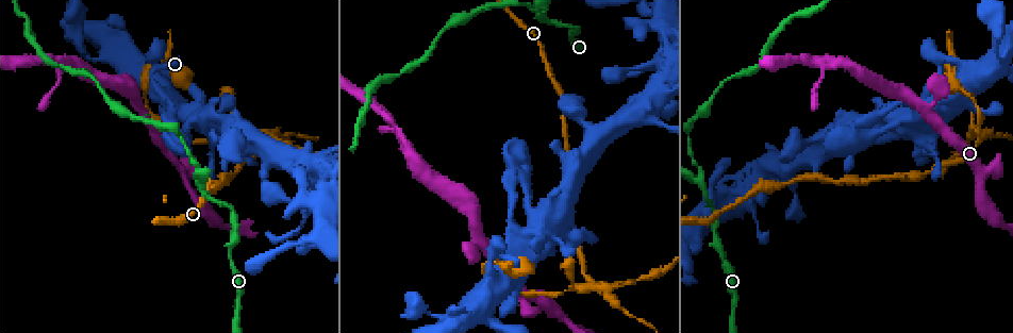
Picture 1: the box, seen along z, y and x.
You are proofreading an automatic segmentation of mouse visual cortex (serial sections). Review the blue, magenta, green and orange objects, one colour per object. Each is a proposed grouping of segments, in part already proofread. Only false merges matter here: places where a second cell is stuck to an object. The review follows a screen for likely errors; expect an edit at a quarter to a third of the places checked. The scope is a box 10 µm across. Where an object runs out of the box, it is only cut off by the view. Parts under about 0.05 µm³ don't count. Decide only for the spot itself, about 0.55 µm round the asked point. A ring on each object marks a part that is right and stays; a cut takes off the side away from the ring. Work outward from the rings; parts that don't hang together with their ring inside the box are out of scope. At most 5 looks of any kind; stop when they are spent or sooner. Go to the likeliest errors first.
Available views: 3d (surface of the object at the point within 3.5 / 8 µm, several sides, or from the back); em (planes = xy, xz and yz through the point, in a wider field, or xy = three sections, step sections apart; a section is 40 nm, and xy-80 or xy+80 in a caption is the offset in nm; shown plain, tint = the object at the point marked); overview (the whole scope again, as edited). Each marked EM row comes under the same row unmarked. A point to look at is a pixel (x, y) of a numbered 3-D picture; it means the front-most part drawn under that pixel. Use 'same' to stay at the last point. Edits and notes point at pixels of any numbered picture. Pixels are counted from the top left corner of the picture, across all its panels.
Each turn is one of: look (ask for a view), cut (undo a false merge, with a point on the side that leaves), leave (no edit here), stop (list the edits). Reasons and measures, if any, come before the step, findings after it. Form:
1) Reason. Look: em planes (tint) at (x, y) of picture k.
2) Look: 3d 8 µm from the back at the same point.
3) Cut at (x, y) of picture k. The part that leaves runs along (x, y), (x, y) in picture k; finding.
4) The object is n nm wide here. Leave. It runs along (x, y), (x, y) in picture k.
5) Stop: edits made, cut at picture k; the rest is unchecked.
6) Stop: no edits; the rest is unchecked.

Sharp bend. Look: em planes (tint) at (605, 293) of picture 1.

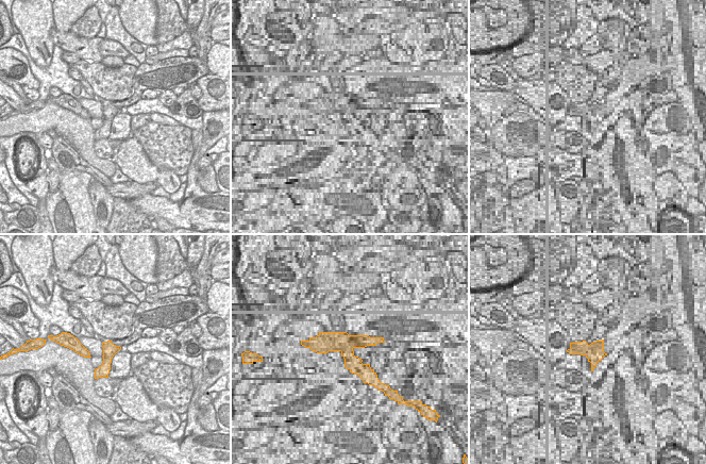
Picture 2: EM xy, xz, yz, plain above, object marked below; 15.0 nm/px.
See where the arms go. Look: 3d 3.5 µm at the same point.

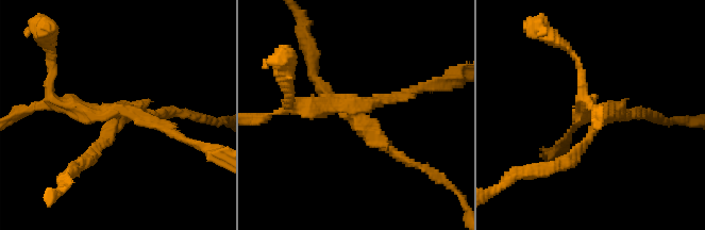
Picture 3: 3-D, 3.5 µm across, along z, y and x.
The object is 220 nm wide here. Cut at (74, 114) of picture 3. The part that leaves runs along (113, 112), (56, 102), (28, 109) in picture 3; a second cell is stuck on.

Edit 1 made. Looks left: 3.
Thick turns thin. Look: 3d 3.5 µm from the back at (202, 177) of picture 1.

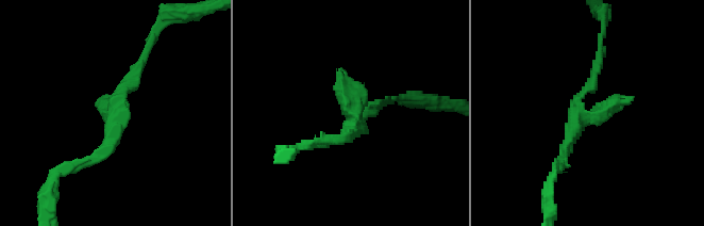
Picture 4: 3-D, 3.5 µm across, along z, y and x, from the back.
Need the tissue. Look: em xy step 2 (tint) at (117, 115) of picture 4.

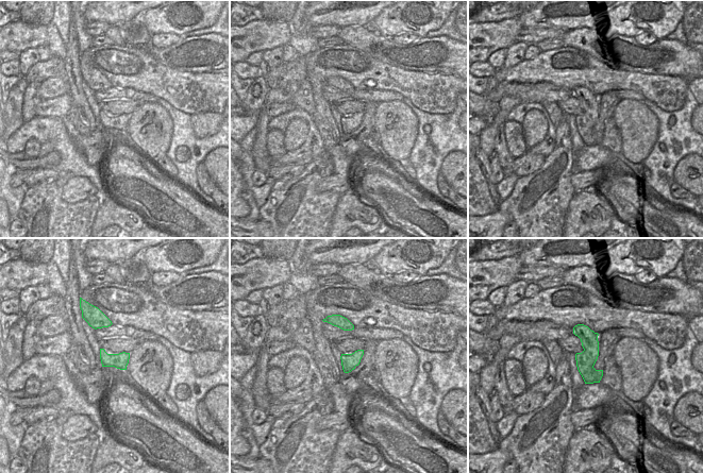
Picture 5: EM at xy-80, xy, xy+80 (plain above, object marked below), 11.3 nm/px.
Another direction. Look: em xy step 3 (tint) at the same point.

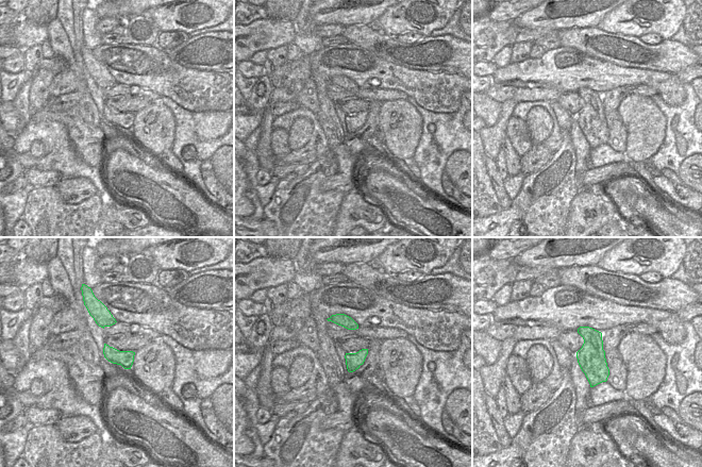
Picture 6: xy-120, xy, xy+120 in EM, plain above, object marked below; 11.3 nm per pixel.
Leave. It runs along (77, 164), (113, 142), (143, 57) in picture 4; continuous, no second cell.

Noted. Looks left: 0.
Stop: edits made, cut at picture 3; the rest is unchecked.

